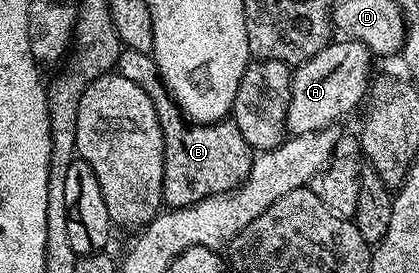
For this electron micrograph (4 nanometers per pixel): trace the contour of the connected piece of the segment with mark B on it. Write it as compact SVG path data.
M126 48L119 55L118 74L129 77L133 85L149 93L153 109L157 109L157 121L163 134L165 153L165 177L163 178L163 201L168 208L188 207L202 199L234 191L245 181L251 168L253 148L241 137L241 129L230 118L217 123L188 121L180 111L171 92L163 84L154 58L137 49Z

